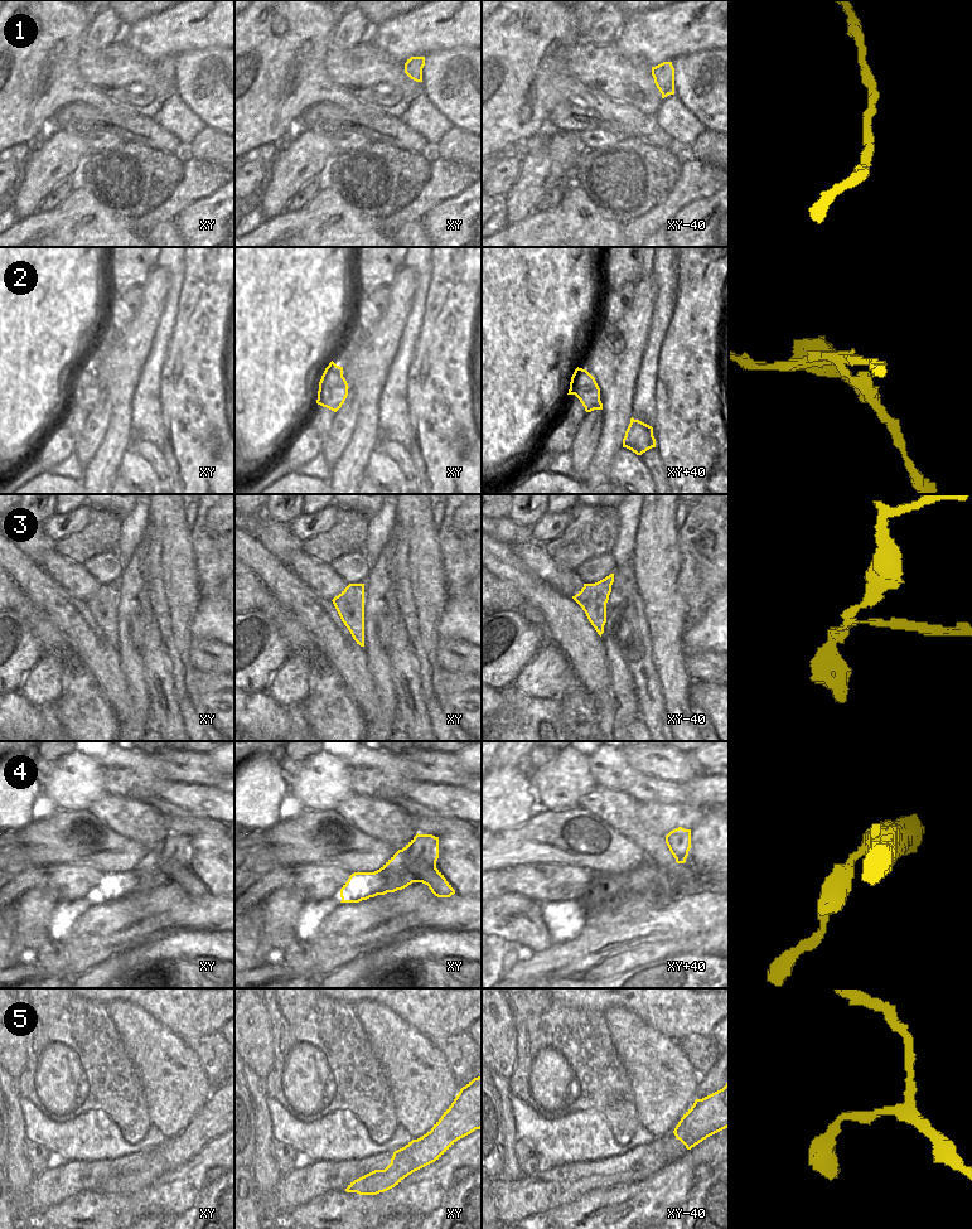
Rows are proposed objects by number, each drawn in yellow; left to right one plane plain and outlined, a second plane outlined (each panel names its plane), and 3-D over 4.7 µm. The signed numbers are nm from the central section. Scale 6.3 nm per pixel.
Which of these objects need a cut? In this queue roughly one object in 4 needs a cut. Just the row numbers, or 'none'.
2, 3

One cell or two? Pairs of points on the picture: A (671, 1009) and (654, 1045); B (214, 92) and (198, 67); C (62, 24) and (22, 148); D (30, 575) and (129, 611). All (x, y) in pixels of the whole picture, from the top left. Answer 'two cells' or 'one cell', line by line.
A: two cells
B: one cell
C: two cells
D: two cells

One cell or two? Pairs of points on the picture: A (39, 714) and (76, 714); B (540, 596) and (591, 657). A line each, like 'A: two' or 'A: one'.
A: two
B: one

